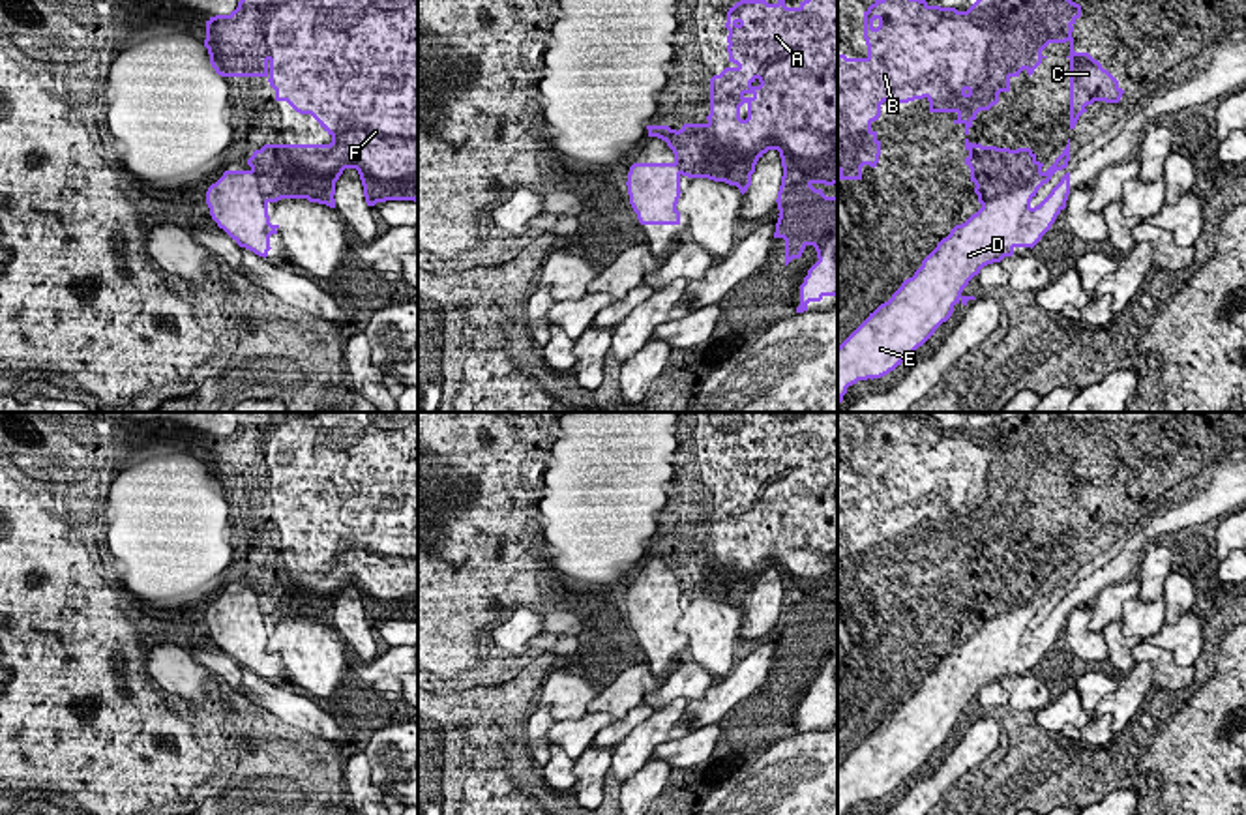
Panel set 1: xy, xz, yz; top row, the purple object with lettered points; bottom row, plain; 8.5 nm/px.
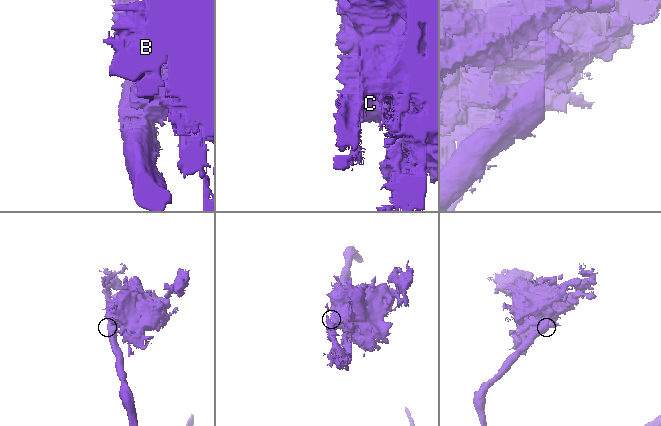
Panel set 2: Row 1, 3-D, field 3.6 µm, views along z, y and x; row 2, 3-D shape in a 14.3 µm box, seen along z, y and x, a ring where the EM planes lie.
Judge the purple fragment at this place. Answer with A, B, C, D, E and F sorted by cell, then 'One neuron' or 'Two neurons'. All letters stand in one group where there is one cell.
Groups: A B C F / D E. Two neurons

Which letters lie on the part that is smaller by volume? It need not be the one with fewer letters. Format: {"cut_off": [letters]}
{"cut_off": ["D", "E"]}

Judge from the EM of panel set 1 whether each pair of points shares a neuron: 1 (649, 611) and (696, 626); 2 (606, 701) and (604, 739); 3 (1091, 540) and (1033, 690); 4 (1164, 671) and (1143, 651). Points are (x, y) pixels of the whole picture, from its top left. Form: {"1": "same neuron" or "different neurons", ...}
{"1": "different neurons", "2": "different neurons", "3": "different neurons", "4": "same neuron"}

